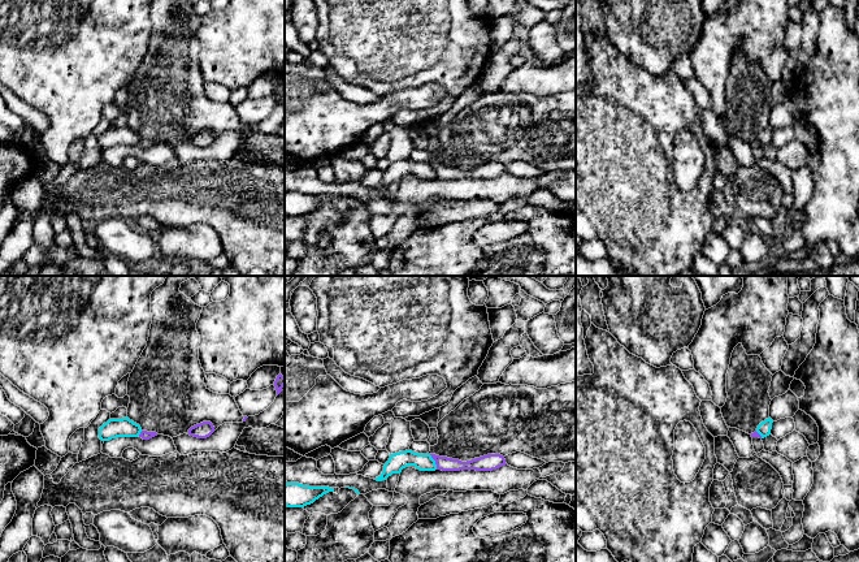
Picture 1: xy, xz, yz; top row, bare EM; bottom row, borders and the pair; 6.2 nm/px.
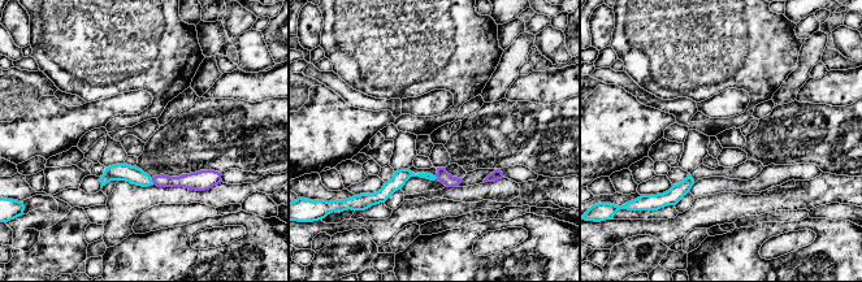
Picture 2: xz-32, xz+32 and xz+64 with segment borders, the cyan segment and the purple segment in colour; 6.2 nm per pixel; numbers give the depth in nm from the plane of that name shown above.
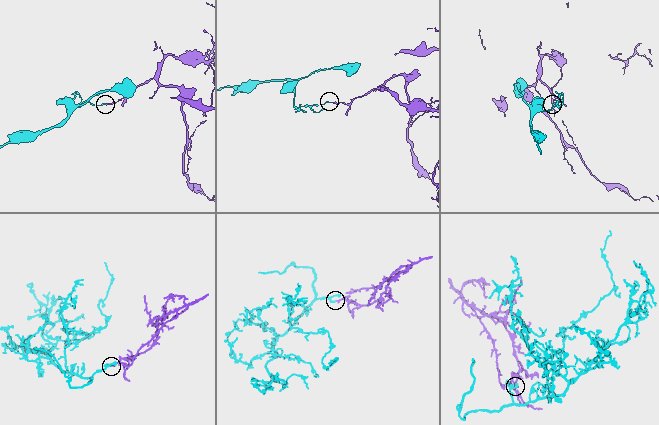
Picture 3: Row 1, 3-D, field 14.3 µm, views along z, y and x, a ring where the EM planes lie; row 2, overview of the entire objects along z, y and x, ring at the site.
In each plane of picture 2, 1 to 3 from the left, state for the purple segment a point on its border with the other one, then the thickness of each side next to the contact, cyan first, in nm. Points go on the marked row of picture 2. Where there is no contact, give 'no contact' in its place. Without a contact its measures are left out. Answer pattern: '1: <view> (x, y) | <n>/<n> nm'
1: xz-32 (151, 181) | 110/100 nm
2: xz+32 (436, 177) | 90/80 nm
3: no contact

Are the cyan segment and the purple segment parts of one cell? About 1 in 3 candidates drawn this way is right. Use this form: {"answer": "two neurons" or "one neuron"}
{"answer": "two neurons"}

